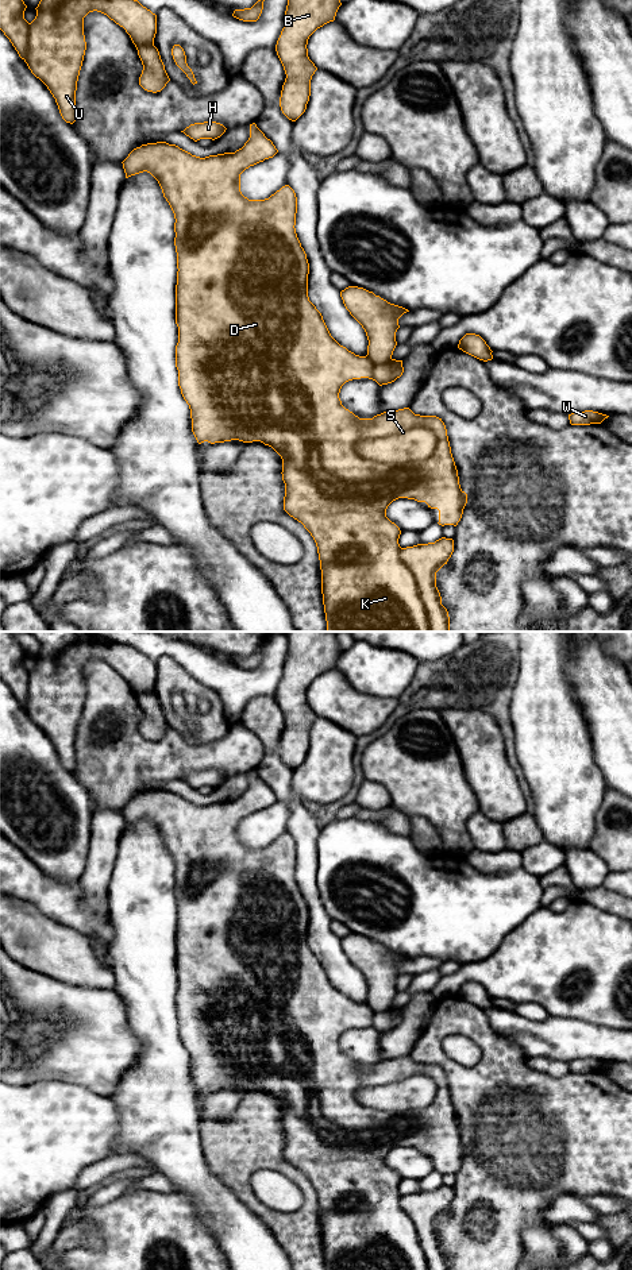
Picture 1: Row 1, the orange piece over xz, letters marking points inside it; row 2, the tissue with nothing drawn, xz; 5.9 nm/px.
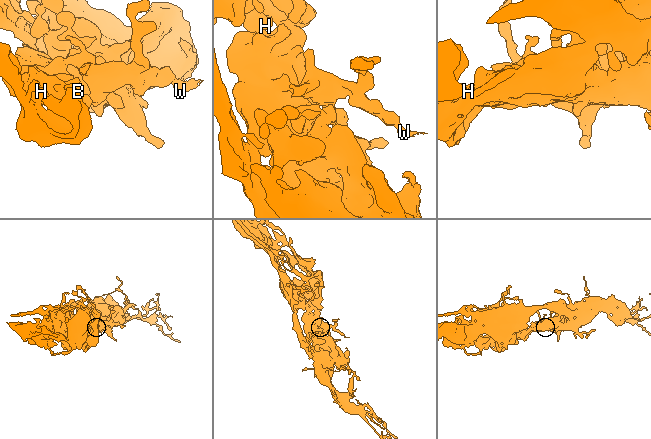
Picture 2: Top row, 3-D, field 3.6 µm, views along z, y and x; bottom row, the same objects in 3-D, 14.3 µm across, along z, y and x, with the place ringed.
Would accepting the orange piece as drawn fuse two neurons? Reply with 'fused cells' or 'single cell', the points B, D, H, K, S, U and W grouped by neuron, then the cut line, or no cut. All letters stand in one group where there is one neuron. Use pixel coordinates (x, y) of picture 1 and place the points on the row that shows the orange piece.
single cell; B D H K S U W; no cut

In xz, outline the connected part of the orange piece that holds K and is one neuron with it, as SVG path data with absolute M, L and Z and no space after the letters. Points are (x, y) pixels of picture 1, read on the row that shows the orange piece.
M250 124L250 138L235 153L224 153L200 158L166 142L147 143L134 148L122 162L126 178L147 171L159 184L163 197L174 213L174 246L177 252L177 285L176 285L176 324L178 327L178 343L176 346L176 367L178 370L178 386L190 409L192 432L199 444L211 444L239 440L243 443L261 441L271 447L282 459L282 480L285 483L284 510L301 522L313 537L321 570L321 594L327 621L327 632L450 632L450 617L442 605L442 597L436 587L436 572L447 564L454 552L454 540L442 537L435 543L417 544L401 548L400 528L386 517L388 506L398 499L408 498L425 502L428 507L439 510L439 525L456 526L467 503L467 494L460 489L458 470L451 453L447 429L442 418L436 416L415 414L409 408L384 412L373 418L359 418L342 405L339 393L342 386L352 379L369 378L379 386L394 382L404 372L402 360L392 358L397 346L396 332L400 328L398 319L408 309L390 304L363 287L348 286L340 292L340 297L350 314L362 325L369 346L367 355L359 356L340 346L330 333L321 313L309 301L307 254L296 233L297 197L294 190L285 185L269 198L248 200L240 192L240 174L265 159L273 158L278 150L270 139L257 127Z

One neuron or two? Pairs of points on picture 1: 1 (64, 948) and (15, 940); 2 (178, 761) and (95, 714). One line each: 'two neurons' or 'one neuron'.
1: one neuron
2: one neuron

